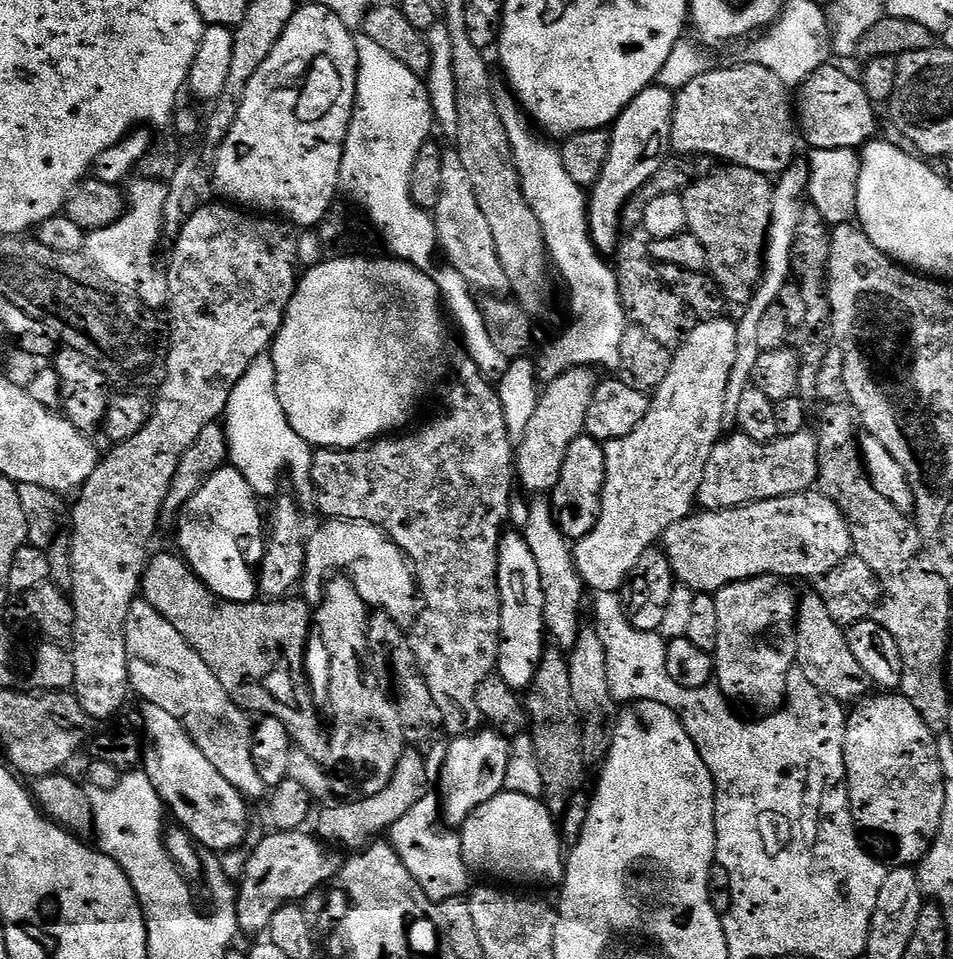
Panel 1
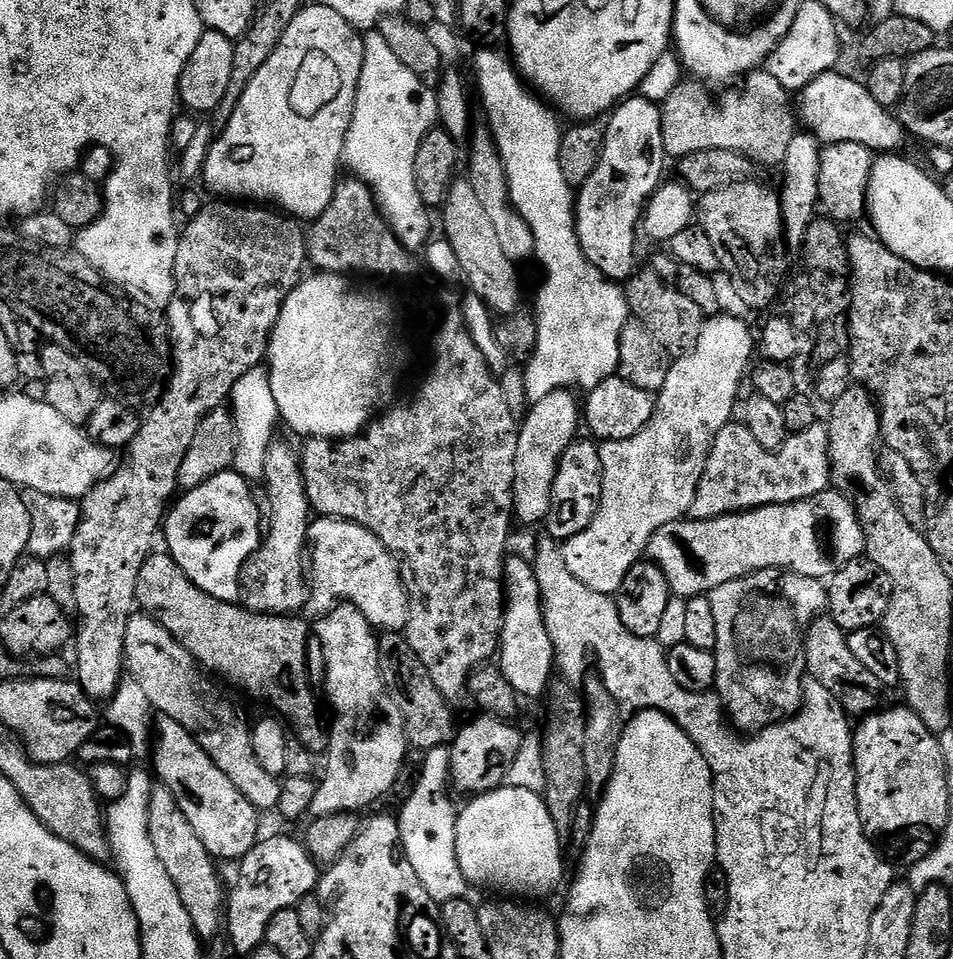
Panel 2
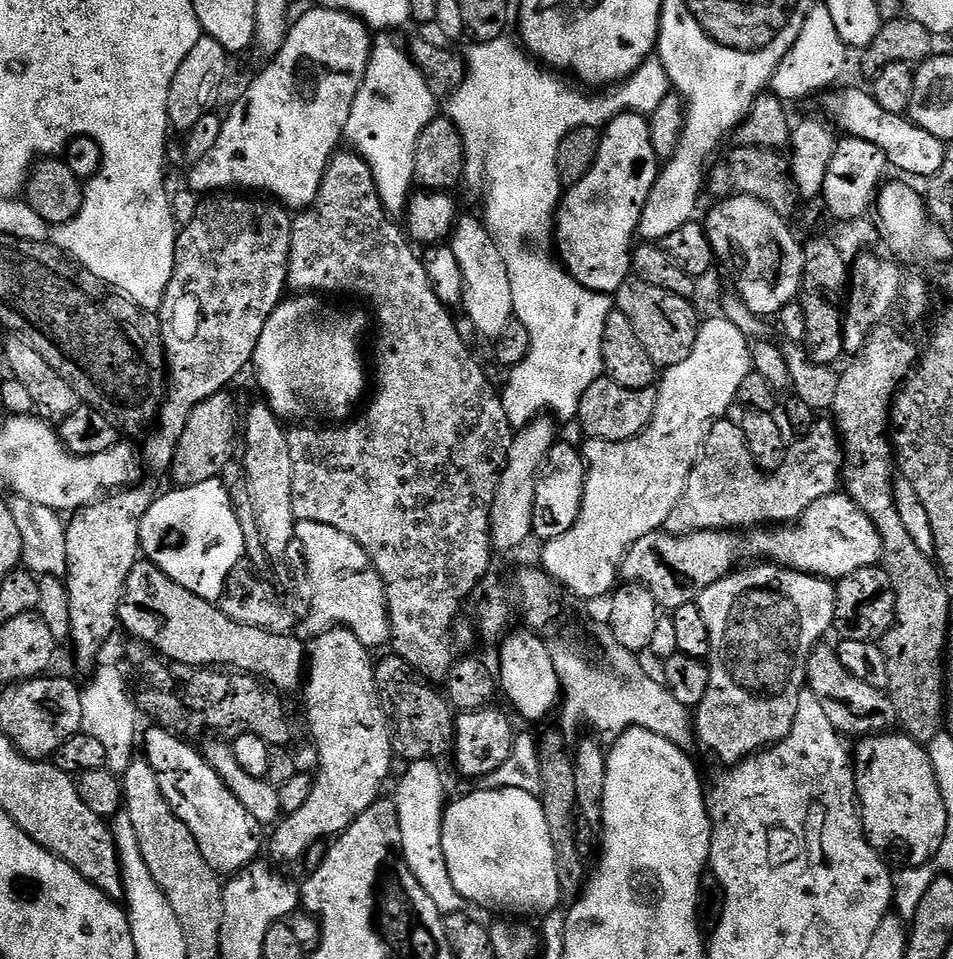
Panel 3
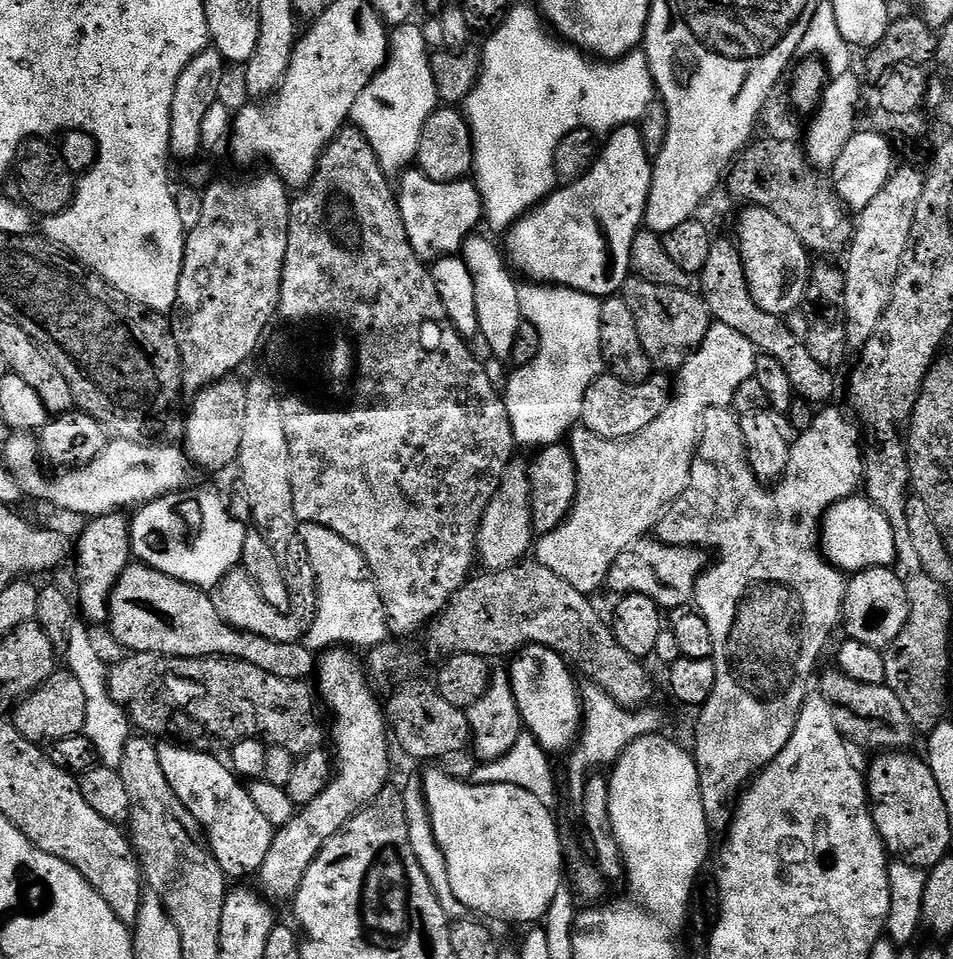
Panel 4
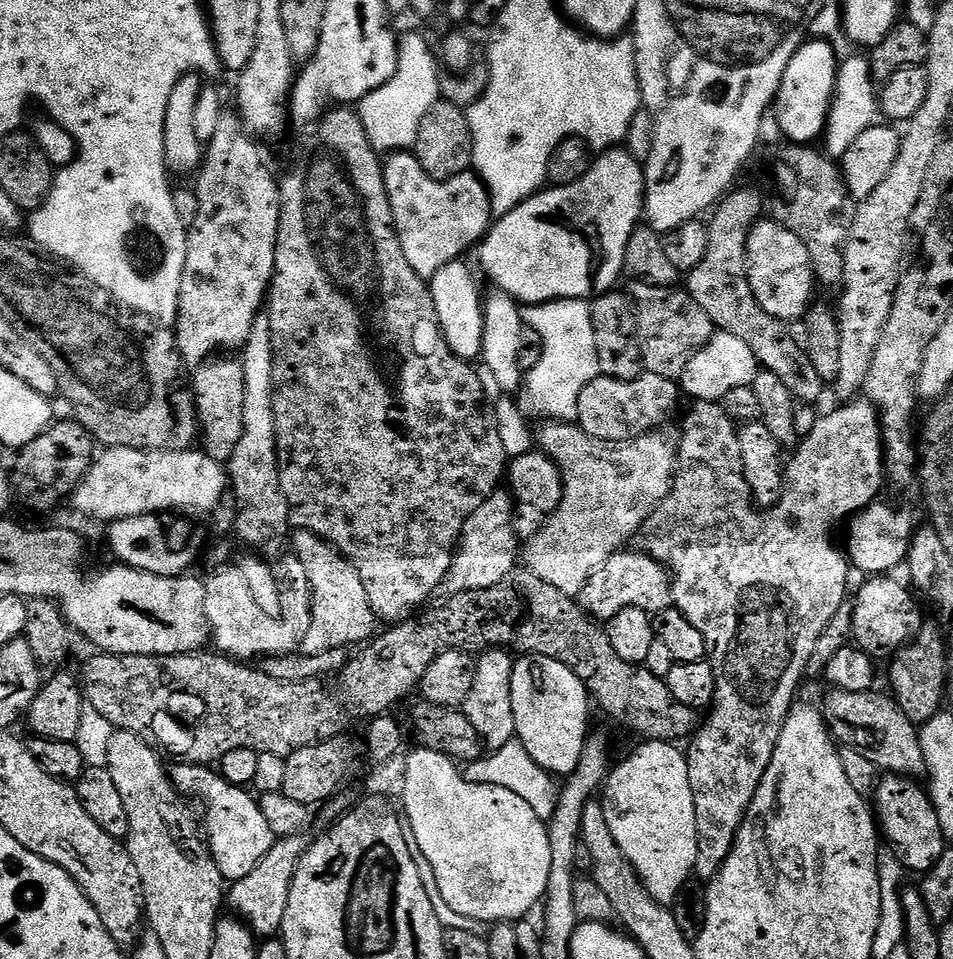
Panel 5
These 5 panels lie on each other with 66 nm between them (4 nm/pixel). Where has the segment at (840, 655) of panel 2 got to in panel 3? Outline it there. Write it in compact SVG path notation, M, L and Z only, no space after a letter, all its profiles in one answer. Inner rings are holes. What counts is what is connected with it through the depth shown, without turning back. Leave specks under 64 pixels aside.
M828 642L817 644L812 652L807 687L824 701L824 709L845 737L871 738L897 727L898 717L891 695L883 688L875 688L862 678L856 678L841 662L839 651Z

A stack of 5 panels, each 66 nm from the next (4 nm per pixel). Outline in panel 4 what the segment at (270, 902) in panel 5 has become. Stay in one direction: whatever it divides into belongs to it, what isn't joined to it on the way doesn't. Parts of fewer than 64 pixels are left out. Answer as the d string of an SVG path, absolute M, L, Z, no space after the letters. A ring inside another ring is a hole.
M337 646L322 652L317 661L316 686L325 707L335 716L330 734L336 746L336 775L322 794L303 805L288 824L273 833L270 851L258 873L259 887L271 901L291 901L300 890L309 863L323 851L325 842L339 835L341 829L347 827L357 813L363 812L366 805L372 804L389 783L390 726L383 703L372 692L374 688L363 661L355 654L358 655L347 647Z

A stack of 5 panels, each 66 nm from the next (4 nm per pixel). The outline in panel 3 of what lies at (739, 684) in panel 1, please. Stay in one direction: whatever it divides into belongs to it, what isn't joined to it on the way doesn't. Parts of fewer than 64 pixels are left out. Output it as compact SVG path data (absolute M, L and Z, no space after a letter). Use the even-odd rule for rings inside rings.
M760 562L755 566L741 567L726 578L714 582L714 586L706 589L704 595L700 597L698 601L700 613L706 618L712 638L712 655L710 657L708 693L702 698L698 707L698 740L699 742L701 740L724 763L724 766L735 766L741 760L746 760L748 757L756 755L757 752L762 752L764 749L772 747L773 744L782 742L790 734L796 721L800 699L808 683L808 663L812 652L816 649L816 645L827 637L824 635L827 634L828 627L832 628L836 623L836 587L837 585L833 581L820 576L797 572L792 568L781 567L777 563Z

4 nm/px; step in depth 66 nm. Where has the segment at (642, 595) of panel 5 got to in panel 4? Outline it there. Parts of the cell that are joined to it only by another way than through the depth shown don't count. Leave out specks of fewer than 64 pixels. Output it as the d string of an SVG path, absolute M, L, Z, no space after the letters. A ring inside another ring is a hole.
M645 538L634 542L614 562L608 571L607 587L613 588L616 594L642 594L649 596L661 609L683 608L696 595L696 583L704 572L705 553L699 548L679 548L663 544L655 538Z

